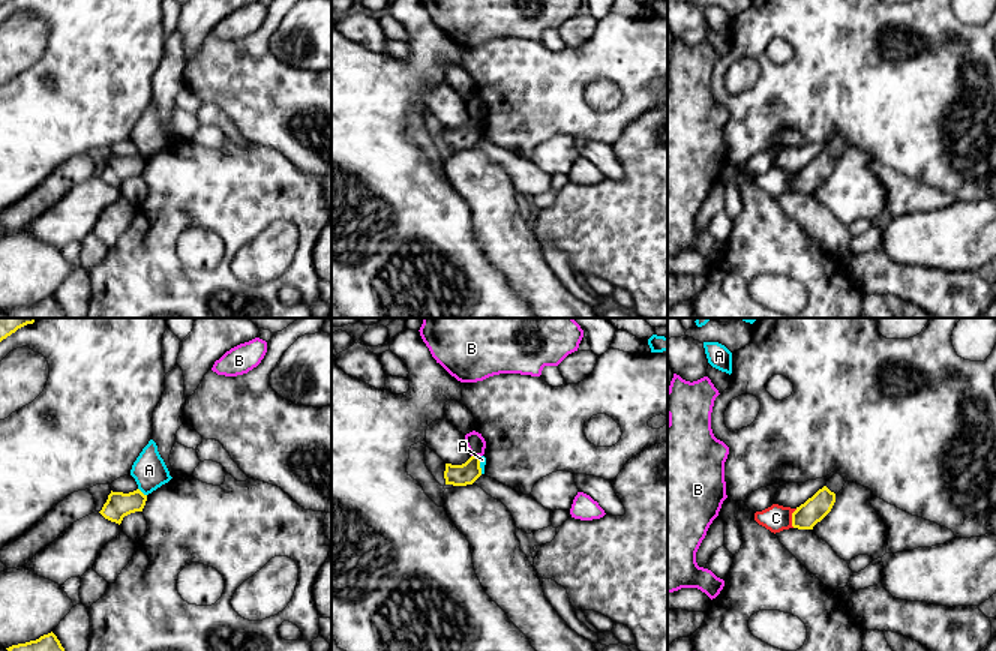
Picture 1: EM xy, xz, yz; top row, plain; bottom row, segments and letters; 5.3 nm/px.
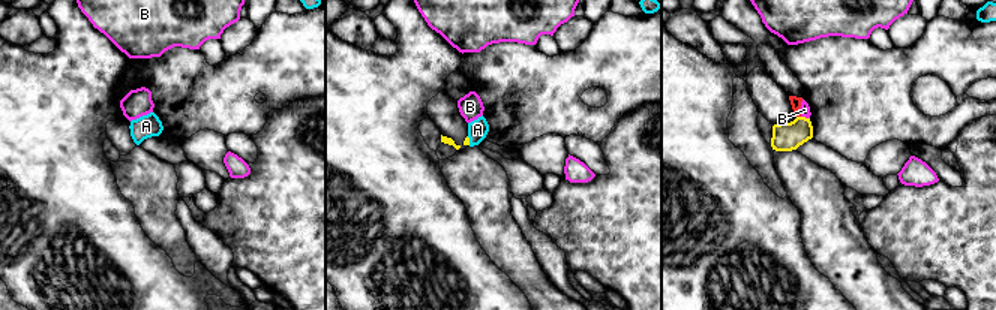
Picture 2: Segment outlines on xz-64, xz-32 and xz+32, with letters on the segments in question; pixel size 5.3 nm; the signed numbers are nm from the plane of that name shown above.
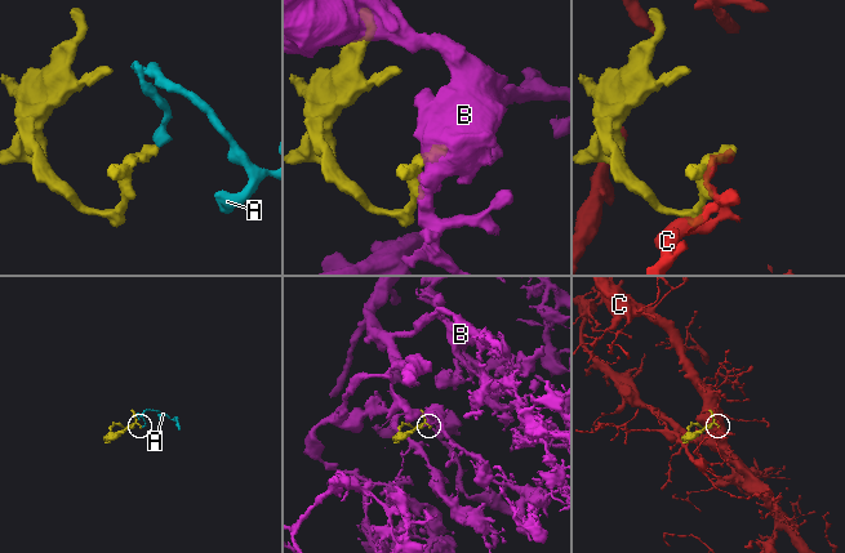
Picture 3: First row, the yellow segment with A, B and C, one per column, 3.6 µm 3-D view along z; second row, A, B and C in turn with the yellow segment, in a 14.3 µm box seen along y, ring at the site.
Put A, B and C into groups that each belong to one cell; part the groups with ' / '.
A / B / C

